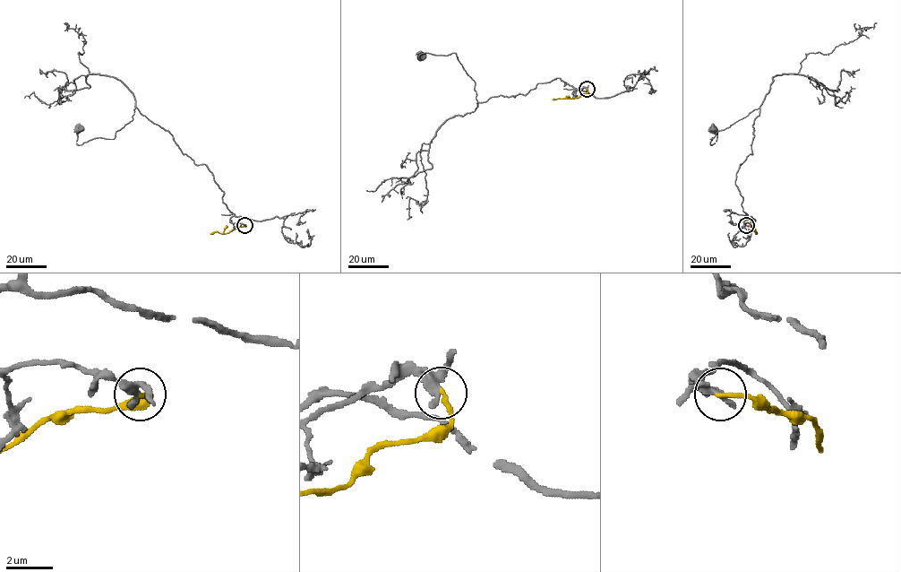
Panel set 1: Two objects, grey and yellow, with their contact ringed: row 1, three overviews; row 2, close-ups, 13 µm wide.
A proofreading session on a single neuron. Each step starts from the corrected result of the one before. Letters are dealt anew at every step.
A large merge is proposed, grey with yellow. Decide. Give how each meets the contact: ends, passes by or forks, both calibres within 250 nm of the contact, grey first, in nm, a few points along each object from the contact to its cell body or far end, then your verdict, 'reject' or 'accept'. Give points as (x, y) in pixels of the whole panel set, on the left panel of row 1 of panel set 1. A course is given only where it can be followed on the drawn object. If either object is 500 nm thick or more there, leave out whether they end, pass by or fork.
grey passes by | yellow ends | 280/190 nm | grey via (245, 225), (230, 220), (235, 214), (208, 167), (196, 165), (136, 108), (113, 139), (78, 145), (78, 128) | yellow via (245, 225), (225, 233), (210, 233) | reject

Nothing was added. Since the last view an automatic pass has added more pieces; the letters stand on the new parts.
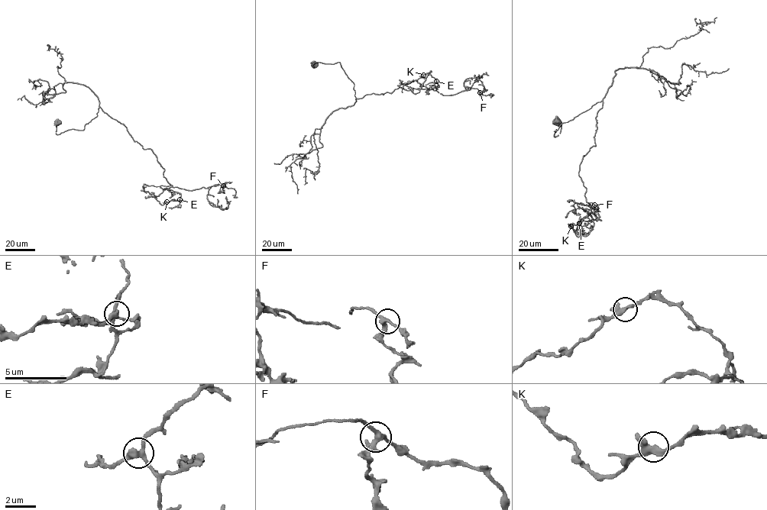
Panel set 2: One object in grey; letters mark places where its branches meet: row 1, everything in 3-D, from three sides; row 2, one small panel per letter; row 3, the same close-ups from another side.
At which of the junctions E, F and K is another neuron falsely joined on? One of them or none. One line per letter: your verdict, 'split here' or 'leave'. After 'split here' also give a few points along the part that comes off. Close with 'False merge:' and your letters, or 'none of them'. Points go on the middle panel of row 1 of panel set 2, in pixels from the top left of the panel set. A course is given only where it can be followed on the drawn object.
E: leave
F: leave
K: leave
False merge: none of them

